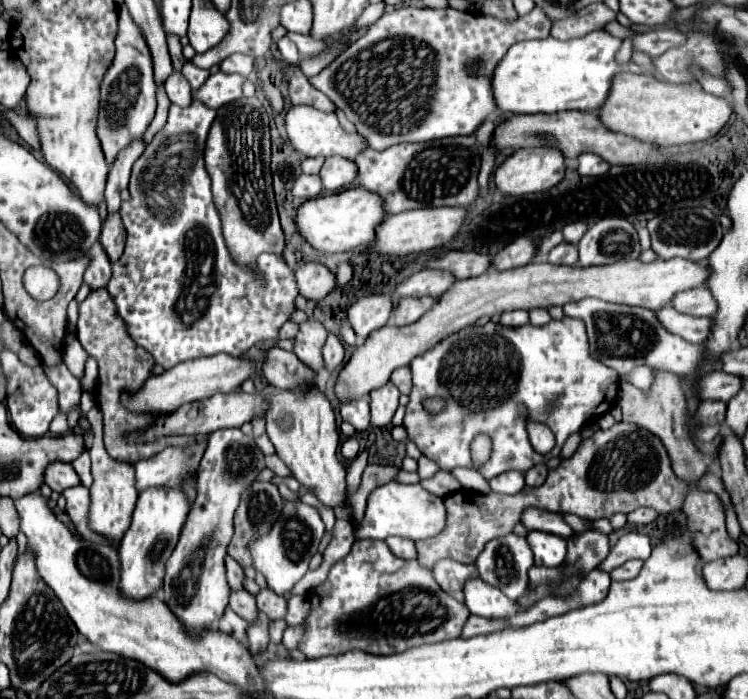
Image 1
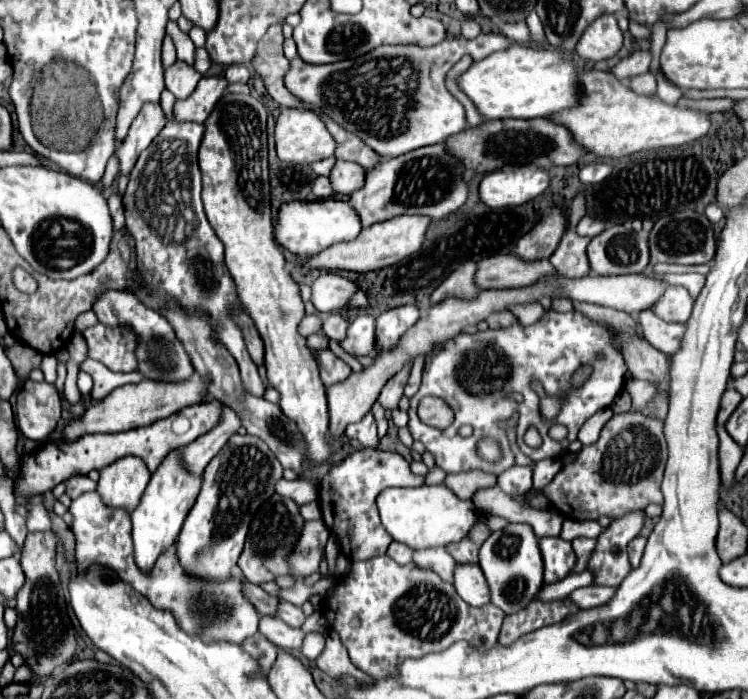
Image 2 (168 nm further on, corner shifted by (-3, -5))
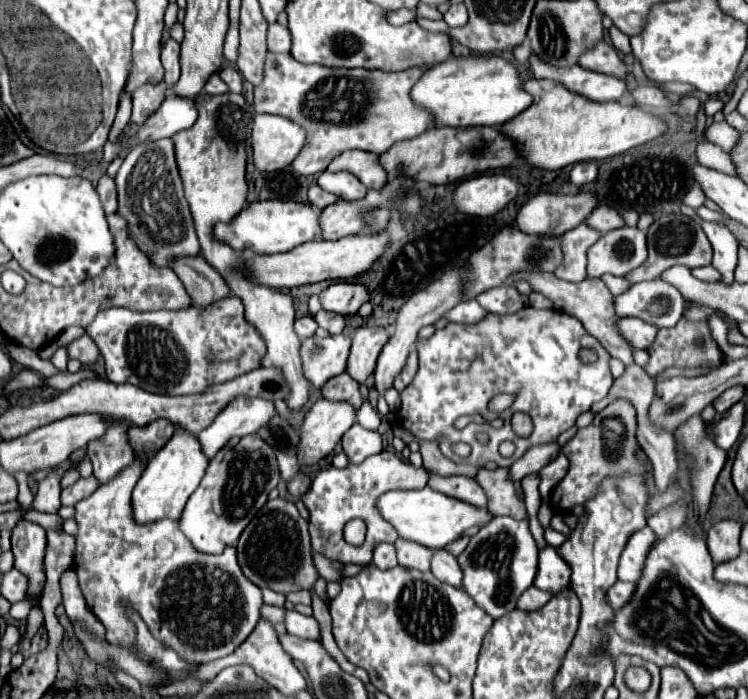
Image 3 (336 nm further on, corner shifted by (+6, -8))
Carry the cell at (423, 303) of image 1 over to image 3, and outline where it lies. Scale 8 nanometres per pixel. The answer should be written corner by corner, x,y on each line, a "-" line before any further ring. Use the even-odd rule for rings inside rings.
369,324
359,326
353,336
353,348
349,354
347,364
349,376
353,376
357,382
365,382
365,378
373,374
377,356
387,344
389,336
391,328
387,326
369,326

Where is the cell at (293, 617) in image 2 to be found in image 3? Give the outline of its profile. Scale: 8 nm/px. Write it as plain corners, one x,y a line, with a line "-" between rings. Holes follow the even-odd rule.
287,610
285,614
285,626
289,634
303,636
303,638
319,638
319,624
315,622
313,616
303,616
297,610

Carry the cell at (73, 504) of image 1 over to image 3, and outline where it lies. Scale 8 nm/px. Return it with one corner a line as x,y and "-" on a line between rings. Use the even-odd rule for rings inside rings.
135,460
133,468
125,468
125,472
121,472
113,484
99,486
91,496
75,504
75,520
79,530
75,534
77,550
73,570
79,578
83,598
91,612
103,622
109,644
117,644
117,640
133,640
133,628
129,628
129,622
125,616
121,616
121,600
127,600
145,620
153,636
157,636
157,640
165,640
165,644
169,644
175,652
181,652
185,660
197,660
201,664
223,658
245,642
245,638
257,626
261,618
259,608
263,604
261,590
245,580
241,568
237,568
235,548
225,548
221,556
205,556
201,552
193,552
193,546
179,530
179,522
159,520
157,524
147,526
137,524
131,512
131,492
141,472
143,468

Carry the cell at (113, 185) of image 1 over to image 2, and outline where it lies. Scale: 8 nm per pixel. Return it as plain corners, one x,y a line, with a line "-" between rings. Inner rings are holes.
160,105
142,107
142,113
138,113
138,117
134,119
134,125
130,125
130,133
126,135
126,141
116,151
120,159
120,173
130,173
138,155
162,131
162,121
166,121
166,117
162,117

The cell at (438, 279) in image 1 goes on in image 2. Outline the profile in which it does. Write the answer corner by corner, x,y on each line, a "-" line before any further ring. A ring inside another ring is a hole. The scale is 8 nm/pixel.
468,261
466,265
460,265
430,297
432,303
442,303
446,297
476,297
480,293
476,281
476,263

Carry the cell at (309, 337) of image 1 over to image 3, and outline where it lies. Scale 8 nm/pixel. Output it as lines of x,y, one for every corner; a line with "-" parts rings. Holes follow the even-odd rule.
343,372
341,376
333,376
321,386
321,394
327,400
345,400
351,402
355,408
361,406
361,394
359,394
359,384

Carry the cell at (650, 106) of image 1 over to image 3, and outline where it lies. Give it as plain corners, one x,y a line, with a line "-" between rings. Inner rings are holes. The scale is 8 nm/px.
533,78
525,82
525,88
533,94
533,104
517,116
517,120
503,124
501,130
509,132
509,136
517,136
517,140
525,140
525,152
529,152
527,162
545,170
559,170
577,162
605,160
669,132
663,118
639,106
593,102
553,80

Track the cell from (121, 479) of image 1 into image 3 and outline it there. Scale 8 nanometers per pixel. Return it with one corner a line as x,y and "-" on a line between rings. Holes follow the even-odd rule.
121,424
121,428
113,428
109,436
95,440
87,448
93,464
93,476
99,484
107,484
121,470
133,464
133,452
129,452
129,444
125,444
125,428
125,424

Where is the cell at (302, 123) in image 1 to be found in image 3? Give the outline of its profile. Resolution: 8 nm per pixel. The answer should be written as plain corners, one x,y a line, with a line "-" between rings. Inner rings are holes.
255,114
253,118
253,154
259,170
275,172
291,166
307,146
307,132
289,118
273,114

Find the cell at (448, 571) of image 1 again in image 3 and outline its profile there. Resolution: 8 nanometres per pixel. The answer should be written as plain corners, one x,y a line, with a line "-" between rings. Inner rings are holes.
401,538
395,542
395,548
397,548
397,560
403,568
413,568
413,570
421,570
421,572
431,570
433,550
421,546
421,544
413,544
409,540
401,540

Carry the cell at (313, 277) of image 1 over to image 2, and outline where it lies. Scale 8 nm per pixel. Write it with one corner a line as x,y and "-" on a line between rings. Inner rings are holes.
338,273
322,275
312,285
312,303
322,313
332,313
348,307
352,295
358,291
358,285
350,279
344,279

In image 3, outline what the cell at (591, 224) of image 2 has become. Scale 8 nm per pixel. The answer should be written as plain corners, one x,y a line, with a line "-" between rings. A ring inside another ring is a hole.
599,206
599,208
595,208
595,210
587,216
585,224
591,226
591,228
595,228
595,230
599,230
601,234
605,234
605,232
609,232
609,230
613,230
613,228
621,228
625,222
623,222
623,218
617,214
617,210
607,208
607,206

